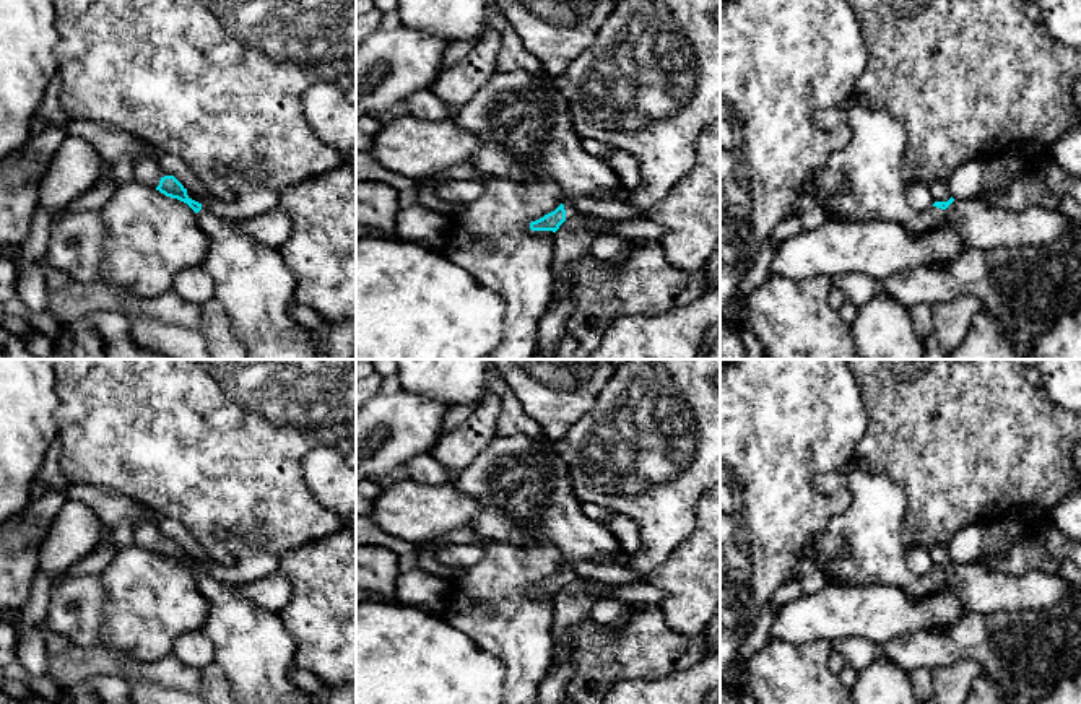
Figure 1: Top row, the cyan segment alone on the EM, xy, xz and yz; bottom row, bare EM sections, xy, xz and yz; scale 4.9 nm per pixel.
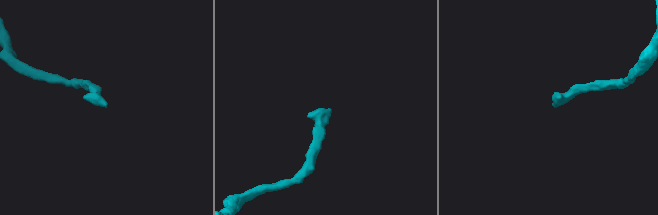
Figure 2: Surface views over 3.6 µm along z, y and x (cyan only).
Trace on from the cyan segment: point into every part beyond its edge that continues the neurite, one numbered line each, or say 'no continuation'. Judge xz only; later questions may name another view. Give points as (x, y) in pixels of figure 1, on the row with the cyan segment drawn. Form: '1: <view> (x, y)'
1: xz (524, 126)

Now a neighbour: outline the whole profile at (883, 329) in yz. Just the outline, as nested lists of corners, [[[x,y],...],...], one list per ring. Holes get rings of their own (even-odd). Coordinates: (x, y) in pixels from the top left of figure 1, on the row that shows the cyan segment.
[[[876,294],[858,307],[850,325],[858,359],[923,359],[923,340],[915,333],[909,309],[889,294]]]

